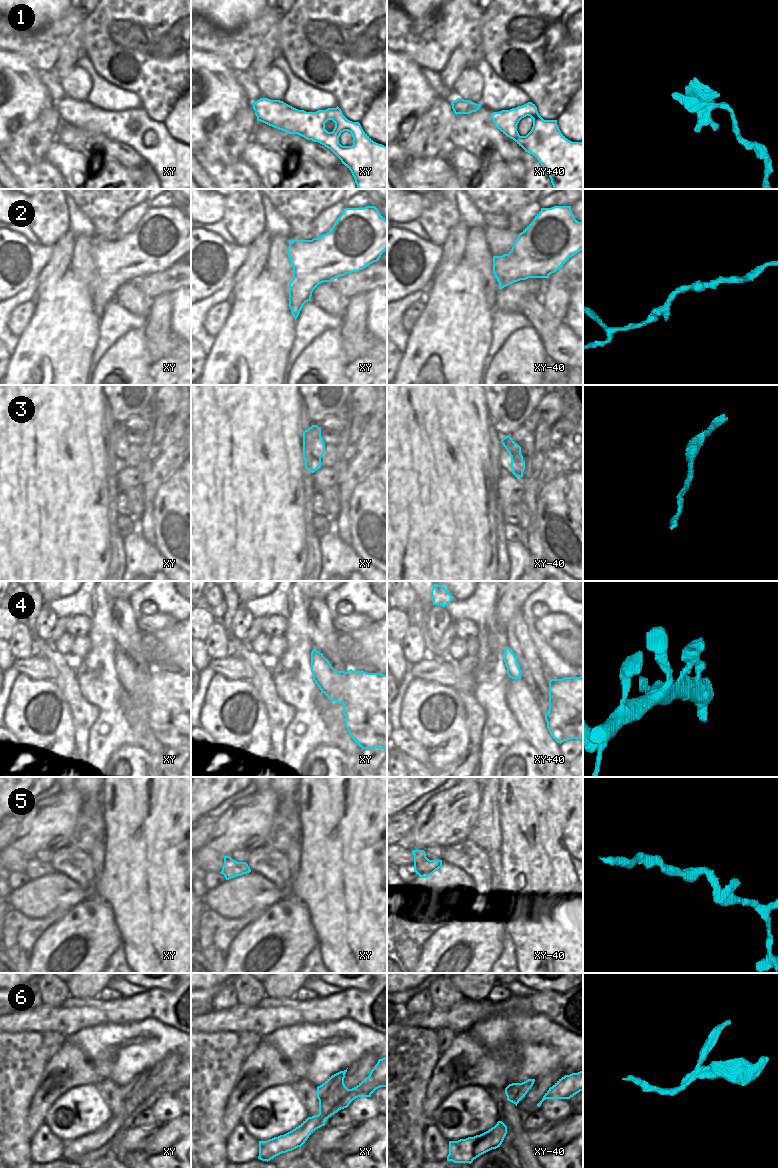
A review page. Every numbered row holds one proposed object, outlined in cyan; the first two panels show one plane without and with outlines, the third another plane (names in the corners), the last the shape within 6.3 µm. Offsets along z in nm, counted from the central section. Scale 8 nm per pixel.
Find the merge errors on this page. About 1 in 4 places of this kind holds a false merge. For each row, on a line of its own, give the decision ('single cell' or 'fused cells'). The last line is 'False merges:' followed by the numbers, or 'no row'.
1: fused cells
2: single cell
3: single cell
4: single cell
5: single cell
6: fused cells
False merges: 1, 6

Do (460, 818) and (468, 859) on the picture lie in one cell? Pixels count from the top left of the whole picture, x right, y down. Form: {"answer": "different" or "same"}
{"answer": "different"}

